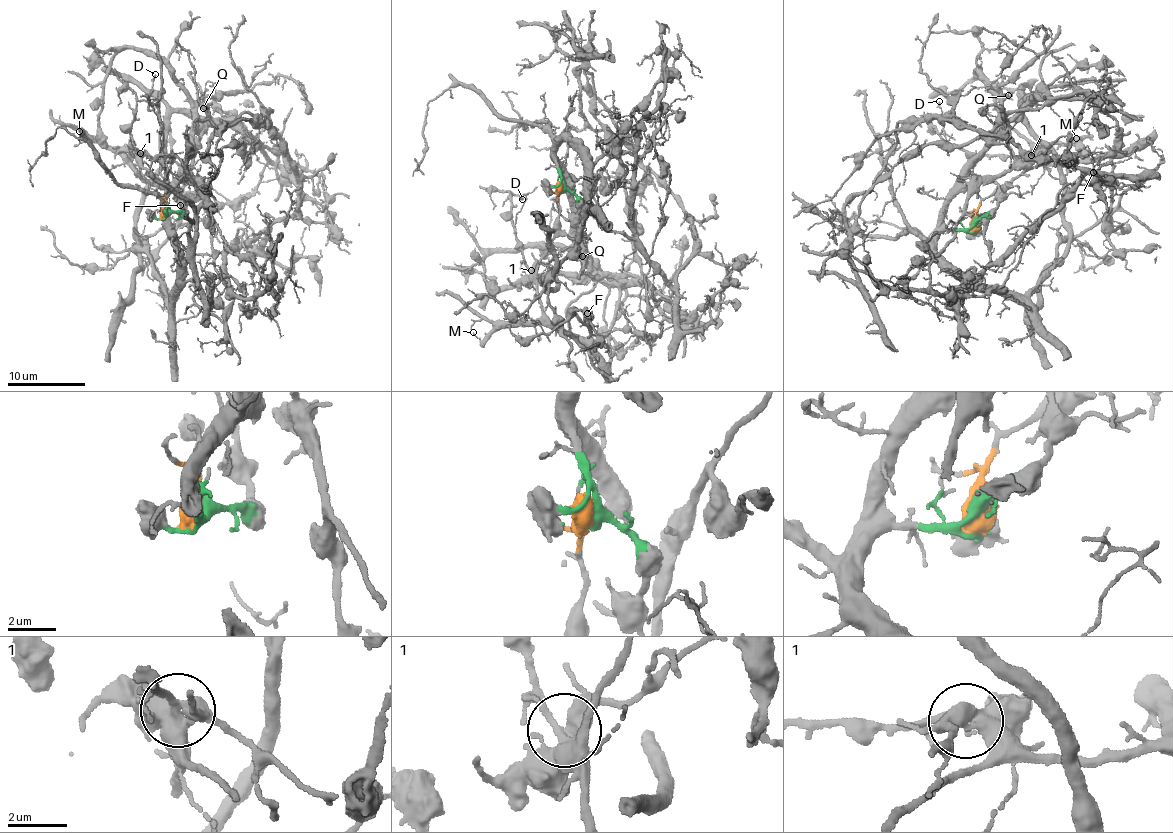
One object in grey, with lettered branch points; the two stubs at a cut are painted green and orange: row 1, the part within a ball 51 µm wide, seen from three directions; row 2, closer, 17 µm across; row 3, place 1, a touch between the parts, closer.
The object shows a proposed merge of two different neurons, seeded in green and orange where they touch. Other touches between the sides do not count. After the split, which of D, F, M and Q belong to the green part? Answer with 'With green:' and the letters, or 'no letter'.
With green: Q

